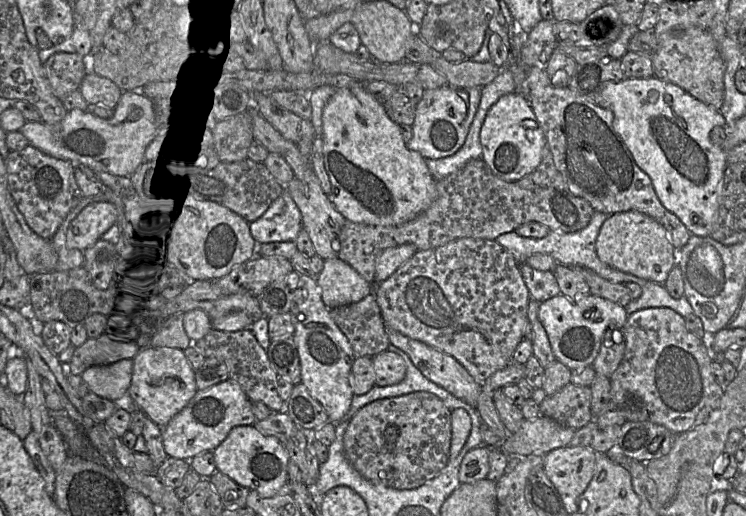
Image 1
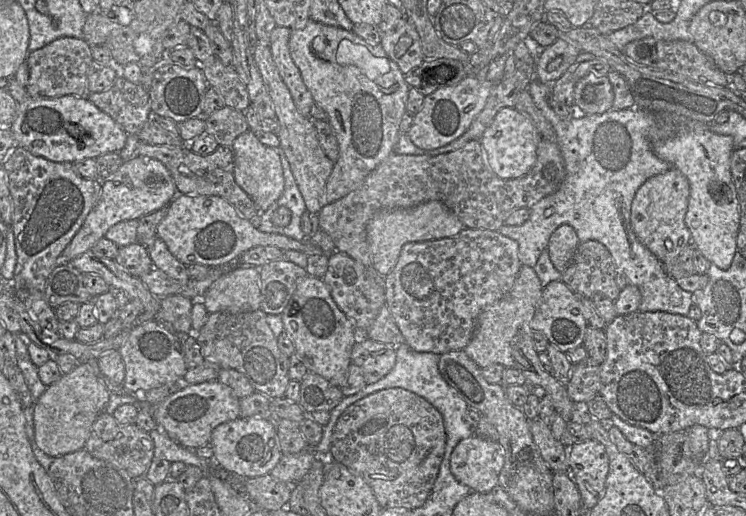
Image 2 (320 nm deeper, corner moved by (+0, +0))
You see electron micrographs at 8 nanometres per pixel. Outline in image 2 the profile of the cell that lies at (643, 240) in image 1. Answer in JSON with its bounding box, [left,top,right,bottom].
[630,168,708,292]

